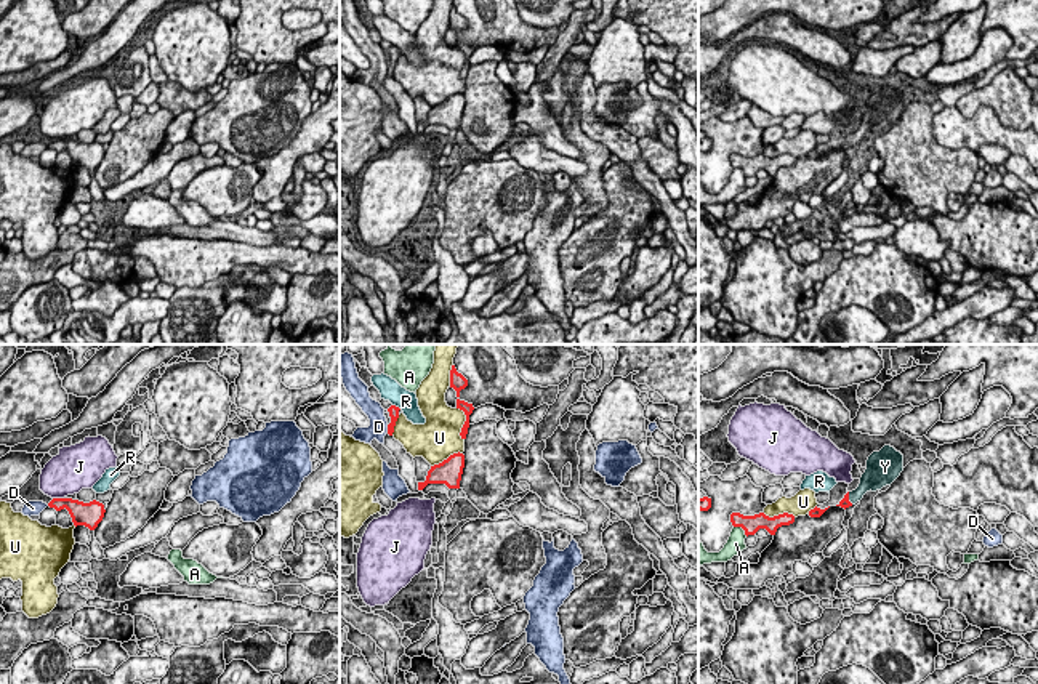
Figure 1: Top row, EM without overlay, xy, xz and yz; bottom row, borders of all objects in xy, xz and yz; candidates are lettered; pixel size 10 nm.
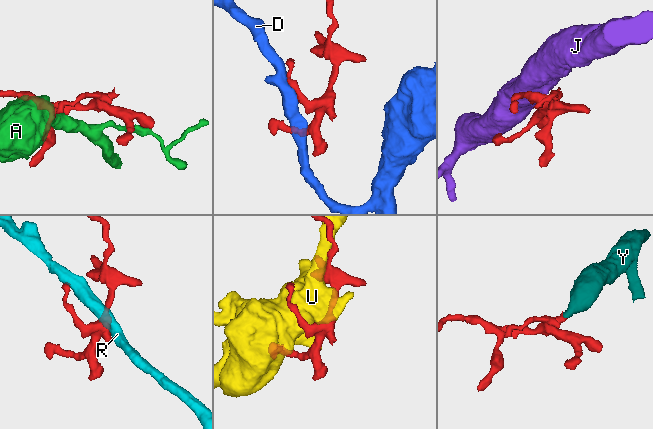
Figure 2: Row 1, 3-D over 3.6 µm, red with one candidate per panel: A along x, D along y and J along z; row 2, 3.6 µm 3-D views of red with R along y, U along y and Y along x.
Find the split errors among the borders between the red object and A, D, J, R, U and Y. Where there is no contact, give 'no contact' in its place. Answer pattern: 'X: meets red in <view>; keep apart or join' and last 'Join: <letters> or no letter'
A: meets red in yz; keep apart
D: meets red in xz; keep apart
J: meets red in xy; keep apart
R: meets red in xz; keep apart
U: meets red in xz; keep apart
Y: meets red in yz; join
Join: Y

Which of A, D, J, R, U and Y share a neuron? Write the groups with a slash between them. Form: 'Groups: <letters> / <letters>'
Groups: A / D / J / R / U / Y

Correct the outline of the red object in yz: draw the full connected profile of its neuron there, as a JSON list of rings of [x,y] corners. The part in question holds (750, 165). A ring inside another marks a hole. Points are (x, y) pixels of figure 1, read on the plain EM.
[[[732,154],[730,163],[734,168],[742,168],[746,178],[754,176],[759,170],[766,170],[770,176],[775,176],[778,168],[793,165],[795,157],[783,154],[774,159],[769,159],[764,154],[759,154],[754,157],[743,157],[740,154]]]

